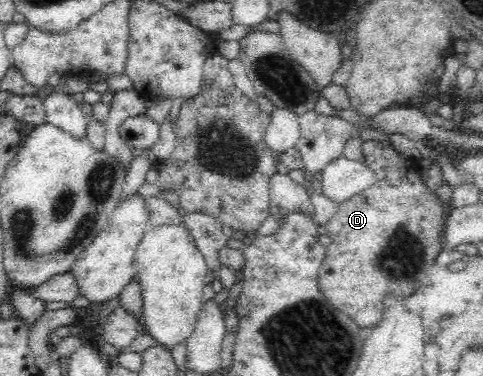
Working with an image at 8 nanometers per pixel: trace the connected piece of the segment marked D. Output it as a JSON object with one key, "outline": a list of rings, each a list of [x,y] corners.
{"outline":[[[364,140],[361,146],[362,162],[375,172],[376,183],[339,203],[338,210],[329,220],[328,235],[333,243],[326,248],[318,287],[330,303],[348,314],[359,327],[373,327],[382,320],[385,294],[402,294],[406,298],[425,281],[434,258],[444,248],[442,236],[446,214],[422,180],[418,158],[400,155],[386,140]]]}

